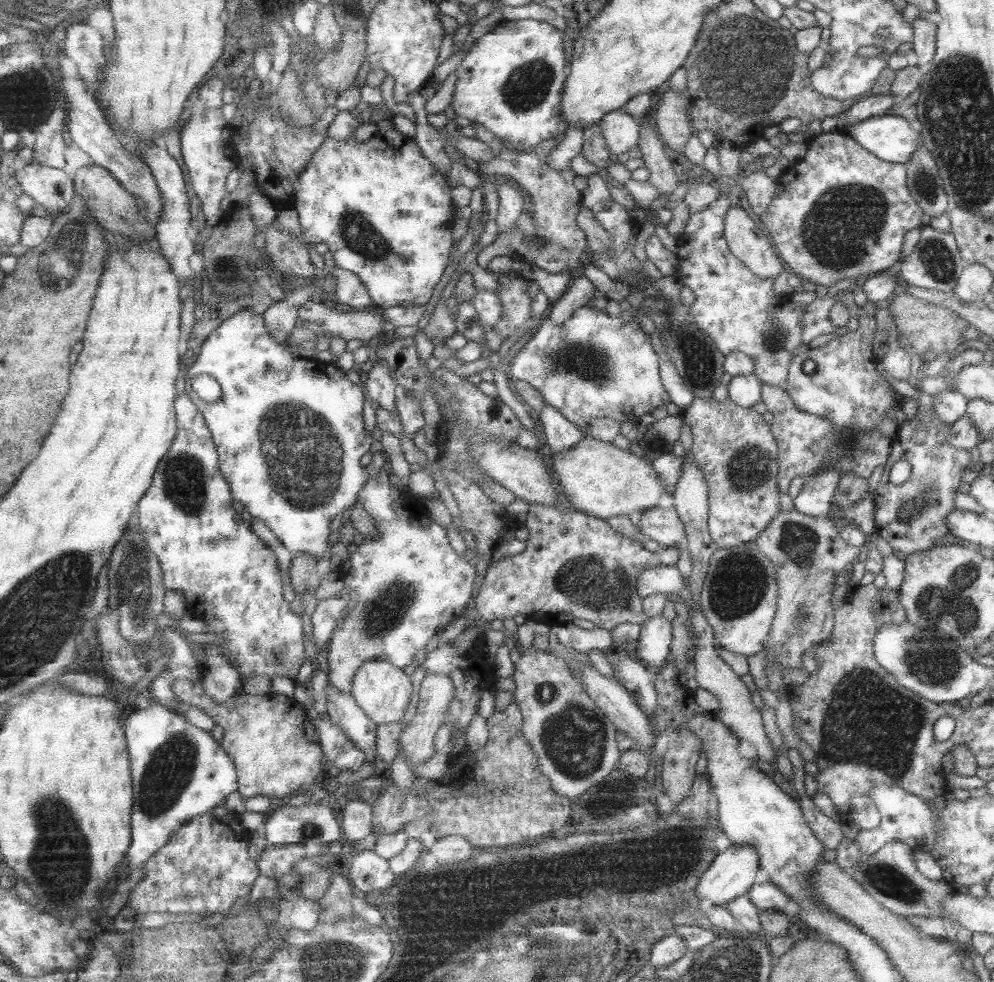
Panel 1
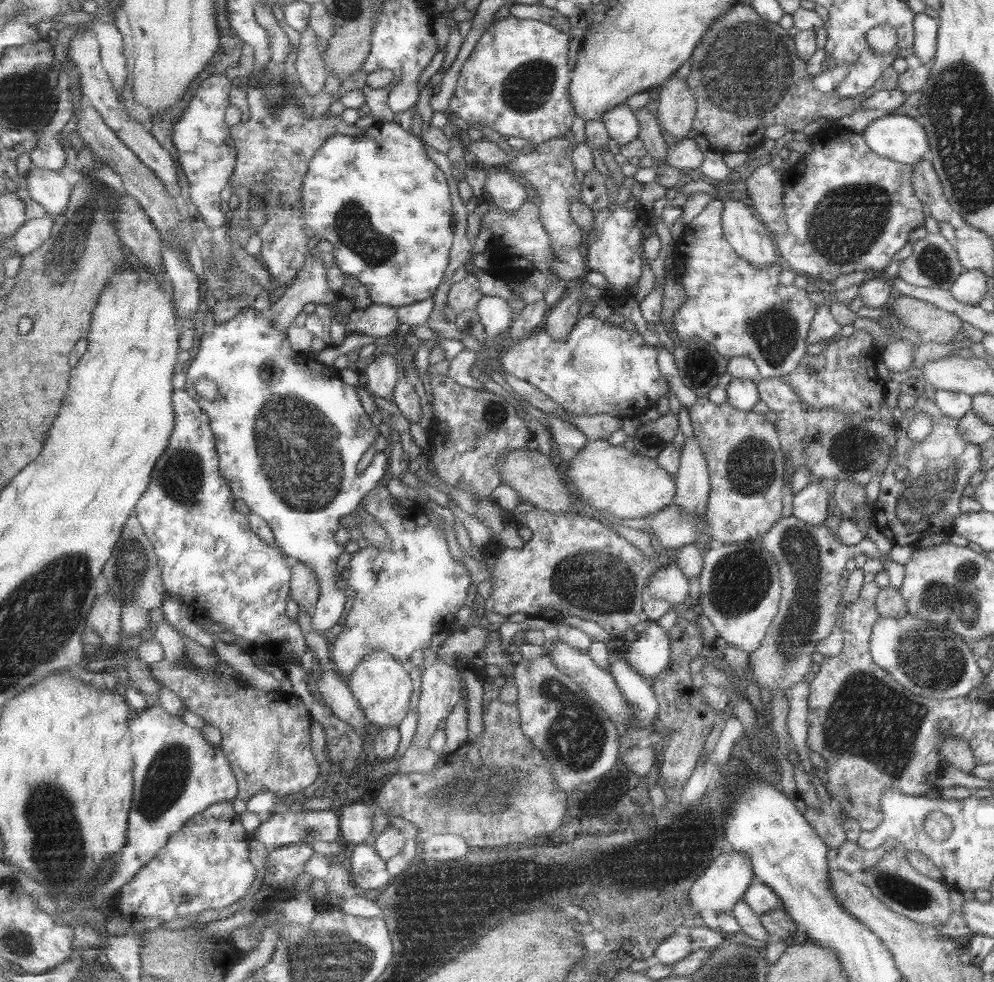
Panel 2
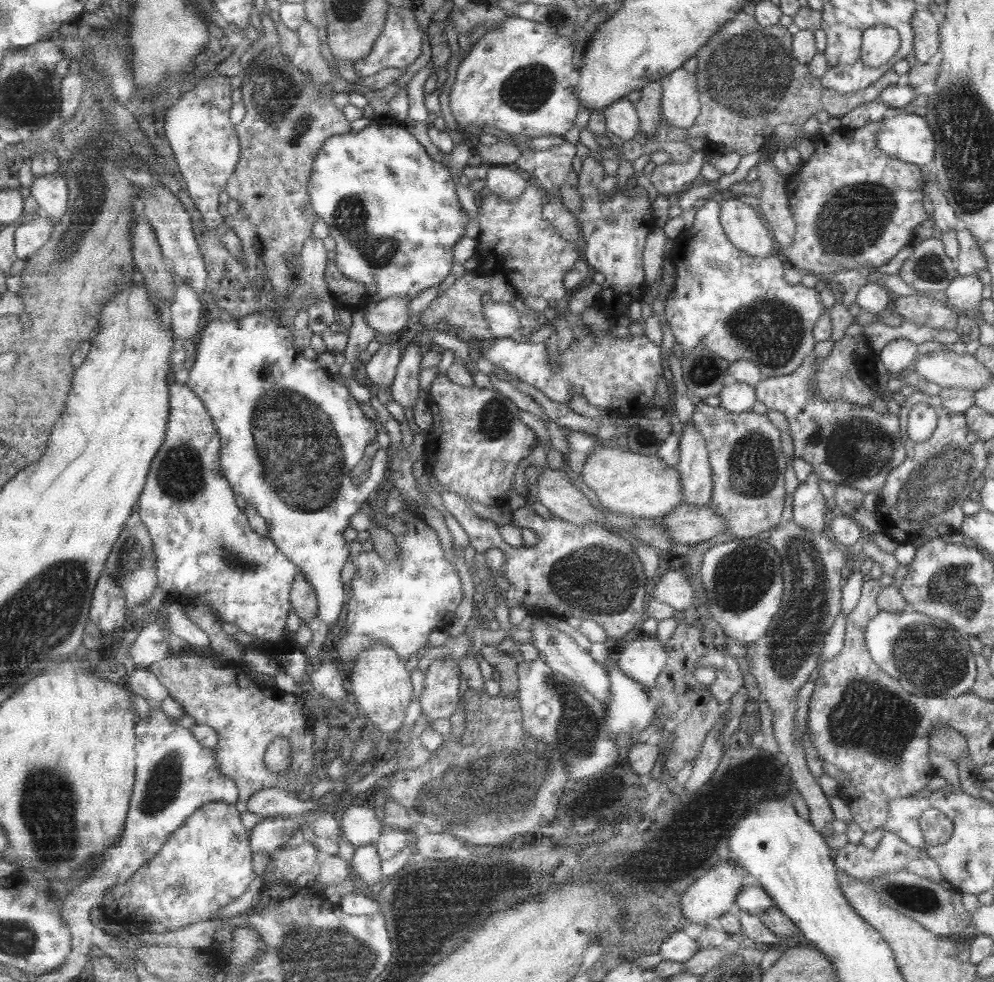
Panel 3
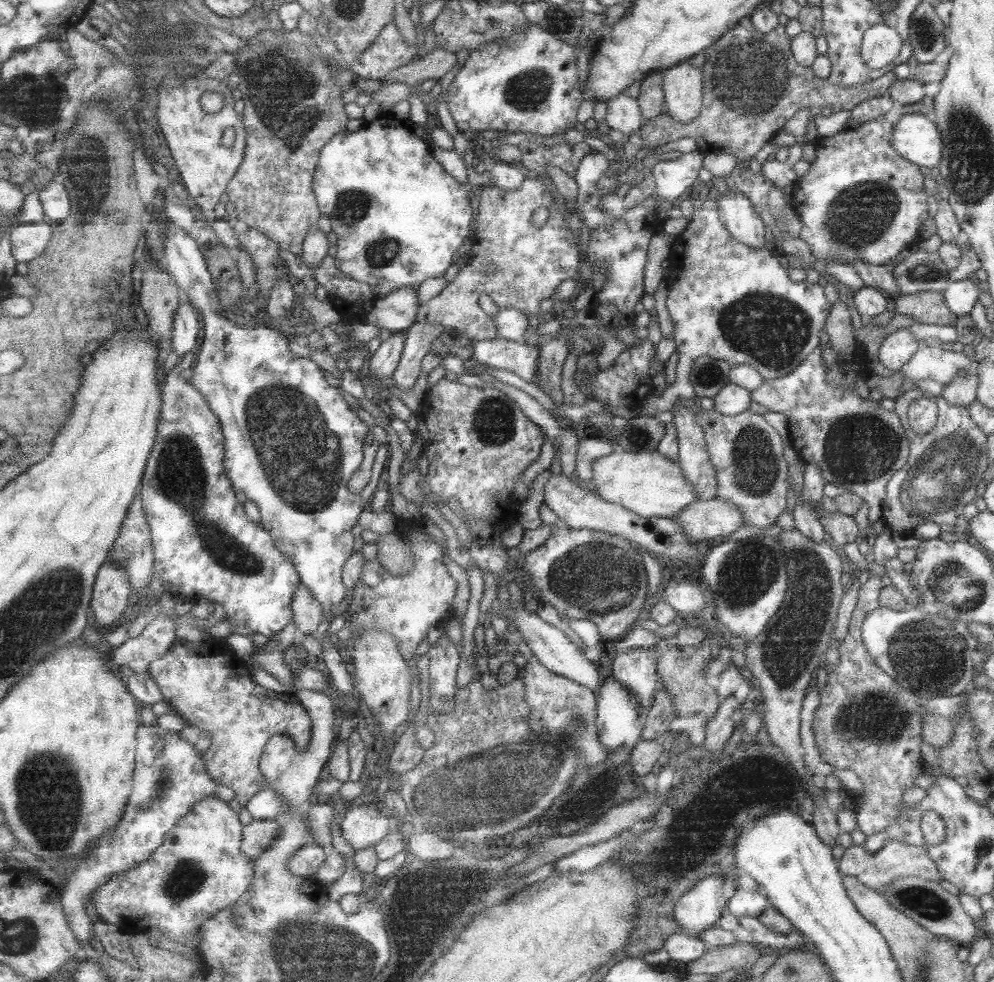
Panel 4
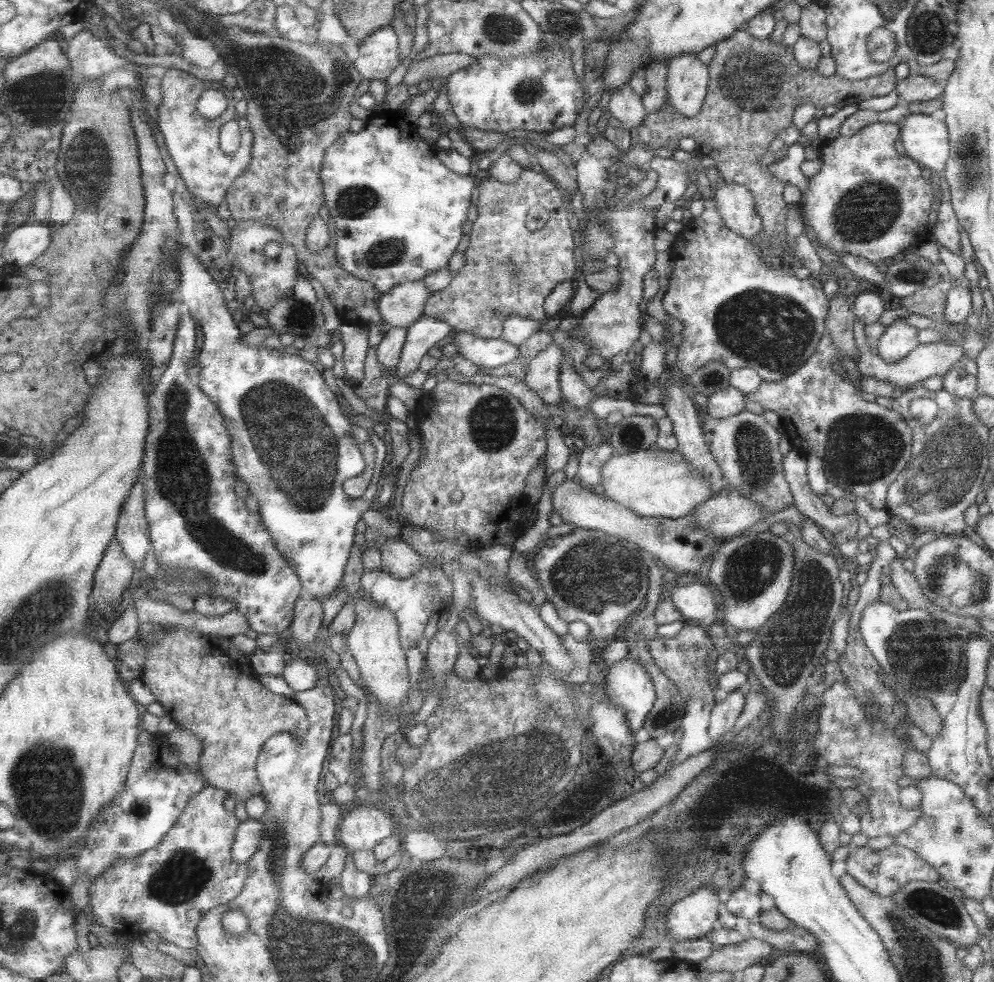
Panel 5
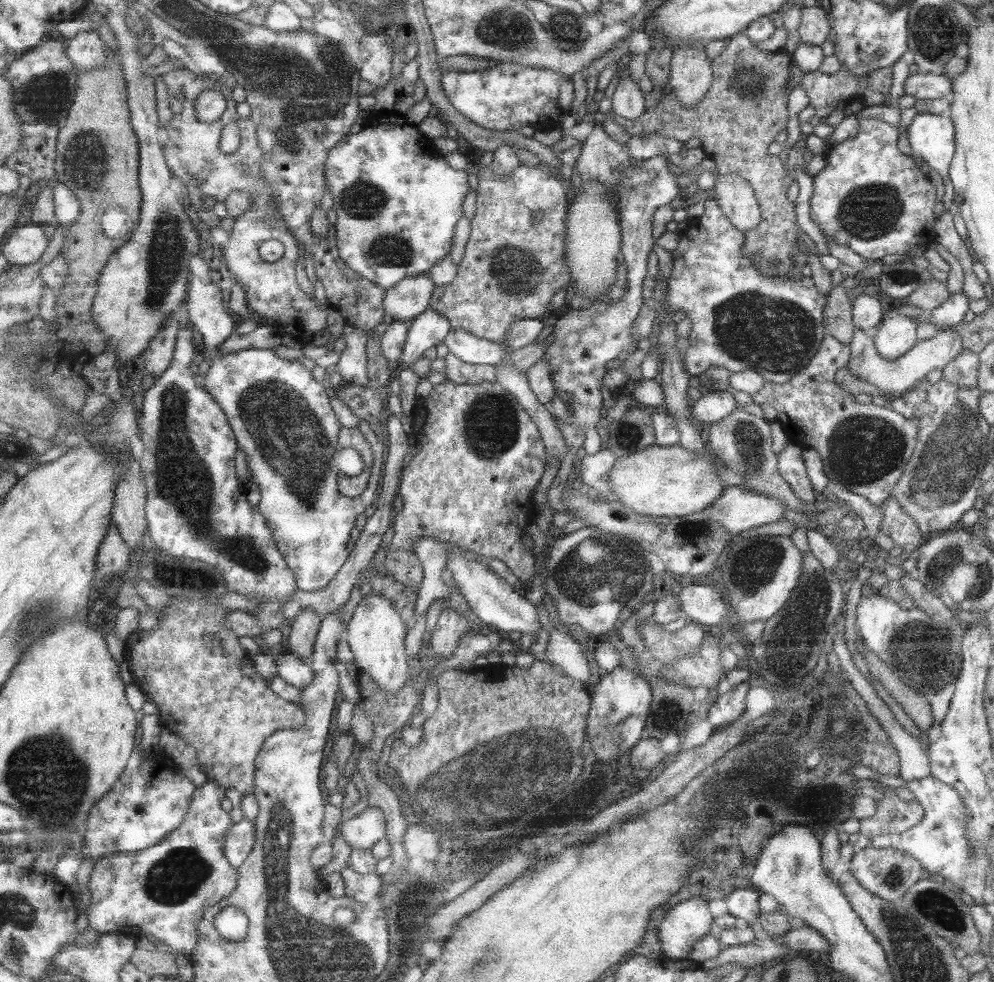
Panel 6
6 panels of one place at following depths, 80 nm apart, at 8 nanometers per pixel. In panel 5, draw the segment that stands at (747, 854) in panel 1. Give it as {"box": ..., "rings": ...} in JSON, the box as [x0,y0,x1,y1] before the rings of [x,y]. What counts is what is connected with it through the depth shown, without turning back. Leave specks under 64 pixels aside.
{"box":[667,886,721,943],"rings":[[[703,886],[691,896],[679,900],[667,919],[670,943],[710,937],[718,927],[721,905],[715,886]]]}

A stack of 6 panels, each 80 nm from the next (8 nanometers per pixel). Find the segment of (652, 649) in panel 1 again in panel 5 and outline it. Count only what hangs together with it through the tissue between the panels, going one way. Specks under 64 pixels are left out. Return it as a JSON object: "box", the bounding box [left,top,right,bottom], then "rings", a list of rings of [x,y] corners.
{"box":[606,656,656,731],"rings":[[[626,656],[610,666],[606,691],[612,703],[626,712],[634,731],[644,726],[656,703],[656,686],[653,677],[635,657]]]}

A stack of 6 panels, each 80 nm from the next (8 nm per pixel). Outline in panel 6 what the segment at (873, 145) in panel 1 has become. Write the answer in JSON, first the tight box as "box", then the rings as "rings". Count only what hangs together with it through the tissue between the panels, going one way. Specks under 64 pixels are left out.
{"box":[906,113,955,212],"rings":[[[917,113],[906,129],[911,156],[917,161],[924,161],[941,176],[945,191],[941,198],[942,206],[944,211],[950,212],[953,186],[949,182],[948,166],[955,138],[950,116],[947,113]]]}

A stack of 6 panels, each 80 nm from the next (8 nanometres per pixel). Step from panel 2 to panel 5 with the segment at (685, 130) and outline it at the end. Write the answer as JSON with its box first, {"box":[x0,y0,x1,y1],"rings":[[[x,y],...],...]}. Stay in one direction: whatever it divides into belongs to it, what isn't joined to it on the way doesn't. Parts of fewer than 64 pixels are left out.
{"box":[668,53,710,120],"rings":[[[698,53],[682,54],[670,60],[668,70],[668,107],[678,120],[693,118],[701,112],[709,94],[710,67],[702,62]]]}

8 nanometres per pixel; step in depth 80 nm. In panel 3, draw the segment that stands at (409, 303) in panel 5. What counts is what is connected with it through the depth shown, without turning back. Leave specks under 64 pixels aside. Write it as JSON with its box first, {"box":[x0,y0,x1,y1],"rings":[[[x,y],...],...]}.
{"box":[364,298,411,337],"rings":[[[389,298],[376,302],[369,301],[365,306],[364,318],[367,325],[386,337],[396,337],[411,320],[410,298]]]}

